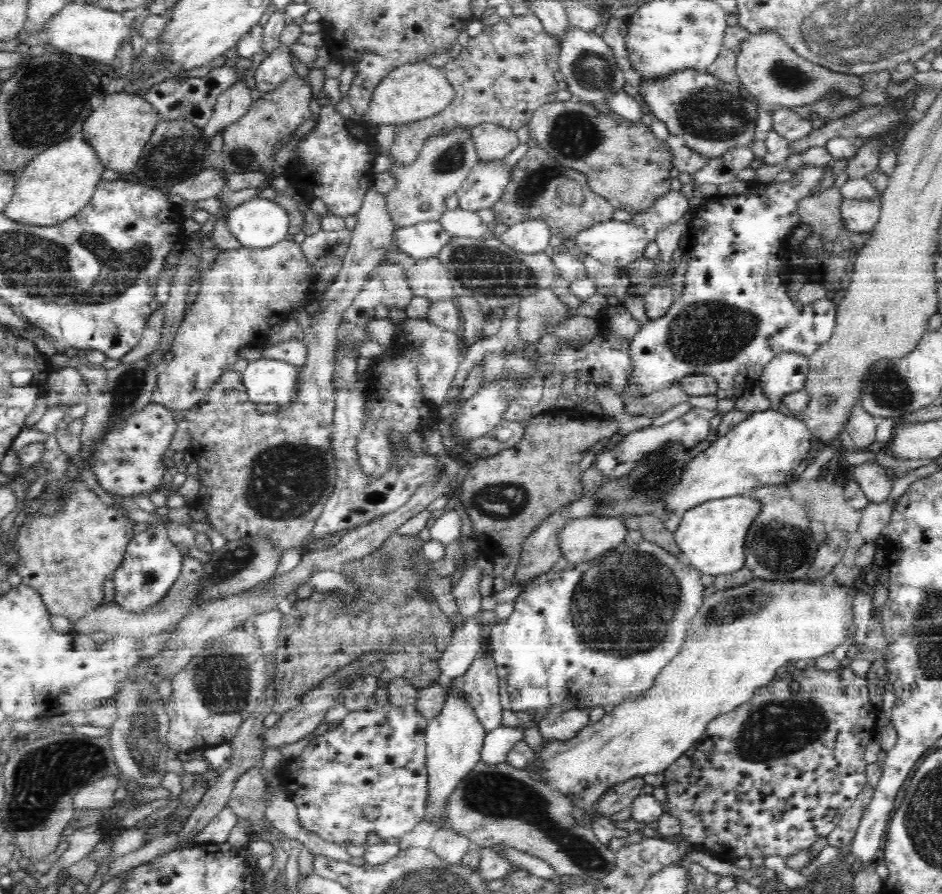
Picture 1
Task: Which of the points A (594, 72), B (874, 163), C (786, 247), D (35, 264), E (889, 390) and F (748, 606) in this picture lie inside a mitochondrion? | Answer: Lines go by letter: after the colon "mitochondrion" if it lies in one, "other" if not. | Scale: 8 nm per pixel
A: mitochondrion
B: other
C: other
D: mitochondrion
E: mitochondrion
F: mitochondrion

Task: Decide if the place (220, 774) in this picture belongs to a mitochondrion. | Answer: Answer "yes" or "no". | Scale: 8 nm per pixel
no

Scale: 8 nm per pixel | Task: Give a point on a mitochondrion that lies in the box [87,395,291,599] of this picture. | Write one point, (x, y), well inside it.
(225, 568)

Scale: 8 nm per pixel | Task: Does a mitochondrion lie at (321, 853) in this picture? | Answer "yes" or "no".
no

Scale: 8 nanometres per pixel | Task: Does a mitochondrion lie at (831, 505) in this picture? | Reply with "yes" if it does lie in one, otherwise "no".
no

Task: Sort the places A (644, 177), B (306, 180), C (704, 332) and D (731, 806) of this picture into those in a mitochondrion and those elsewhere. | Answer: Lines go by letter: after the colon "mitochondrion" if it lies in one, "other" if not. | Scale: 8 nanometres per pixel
A: other
B: other
C: mitochondrion
D: other

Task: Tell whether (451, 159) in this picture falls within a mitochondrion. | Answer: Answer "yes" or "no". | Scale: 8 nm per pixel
yes

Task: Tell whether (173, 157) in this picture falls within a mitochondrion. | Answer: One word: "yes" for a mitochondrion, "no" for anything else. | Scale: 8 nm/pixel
yes

